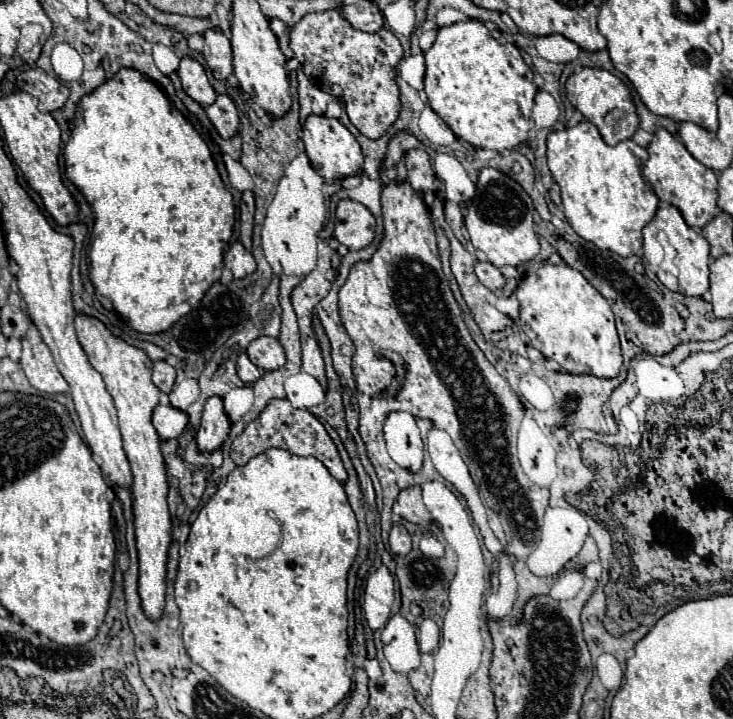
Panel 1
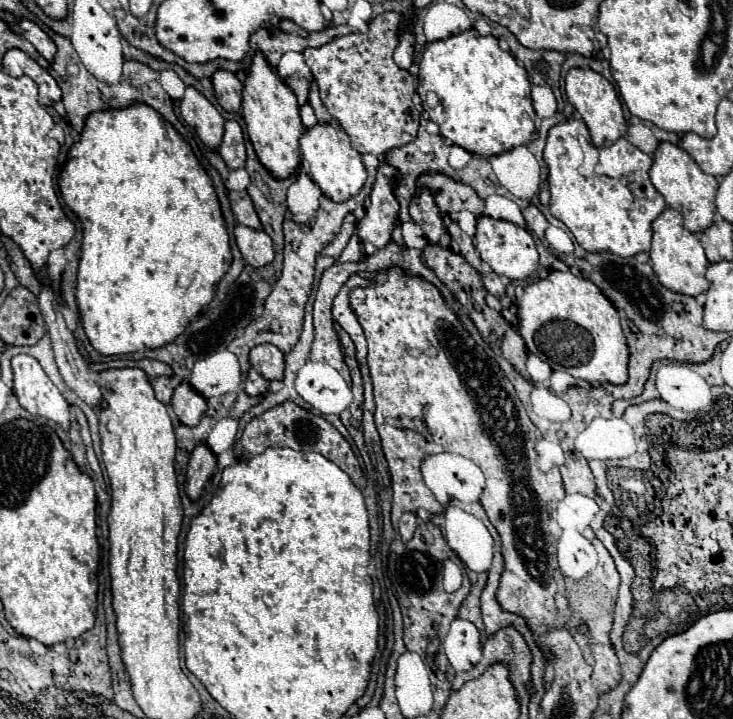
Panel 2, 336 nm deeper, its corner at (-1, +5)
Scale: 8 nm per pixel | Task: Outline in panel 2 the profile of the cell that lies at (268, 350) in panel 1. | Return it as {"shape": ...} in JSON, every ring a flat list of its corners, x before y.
{"shape":[[260,344,260,346,252,348,250,364,266,380,282,380,284,378,284,354,272,344]]}

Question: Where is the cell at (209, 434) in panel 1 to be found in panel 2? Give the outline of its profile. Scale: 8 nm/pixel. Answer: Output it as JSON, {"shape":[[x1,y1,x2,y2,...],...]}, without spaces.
{"shape":[[198,444,190,456,188,470,186,470,186,494,192,502,198,500,206,480,216,470,216,456,208,450,206,444]]}

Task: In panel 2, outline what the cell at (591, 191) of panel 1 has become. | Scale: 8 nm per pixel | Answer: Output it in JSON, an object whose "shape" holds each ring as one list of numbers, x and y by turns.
{"shape":[[582,120,560,122,548,132,544,162,550,170,550,214,562,220,574,234,576,242,588,252,606,250,624,258,638,252,648,252,652,241,652,222,666,208,664,198,648,178,652,158,632,146,626,138,620,138,616,144,599,148,595,174,592,178,584,178,582,174,578,174,579,136,587,136,586,138,590,139,588,128]]}

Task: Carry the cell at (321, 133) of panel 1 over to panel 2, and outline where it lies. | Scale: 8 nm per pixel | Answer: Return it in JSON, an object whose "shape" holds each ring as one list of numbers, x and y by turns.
{"shape":[[316,124,314,128,308,128,300,138,300,150,304,162,308,164,308,176,330,200,344,202,356,196,356,192,364,186,366,168,362,164,362,156,352,148,350,138,342,128,334,128,330,124]]}

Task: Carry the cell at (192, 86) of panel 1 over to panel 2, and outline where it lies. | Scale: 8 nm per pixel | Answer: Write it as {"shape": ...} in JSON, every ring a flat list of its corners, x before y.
{"shape":[[186,88,180,100,180,114,186,124,196,130,204,146,218,150,224,136,224,118,196,88]]}

